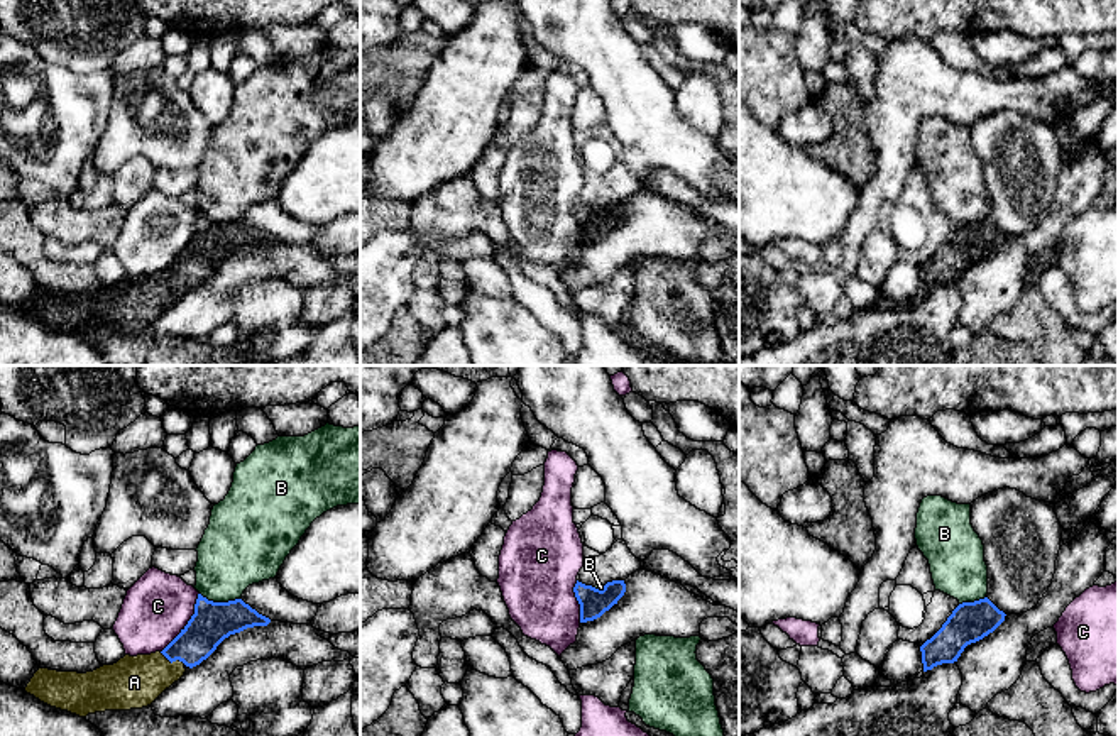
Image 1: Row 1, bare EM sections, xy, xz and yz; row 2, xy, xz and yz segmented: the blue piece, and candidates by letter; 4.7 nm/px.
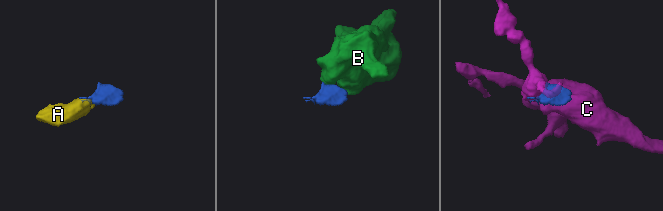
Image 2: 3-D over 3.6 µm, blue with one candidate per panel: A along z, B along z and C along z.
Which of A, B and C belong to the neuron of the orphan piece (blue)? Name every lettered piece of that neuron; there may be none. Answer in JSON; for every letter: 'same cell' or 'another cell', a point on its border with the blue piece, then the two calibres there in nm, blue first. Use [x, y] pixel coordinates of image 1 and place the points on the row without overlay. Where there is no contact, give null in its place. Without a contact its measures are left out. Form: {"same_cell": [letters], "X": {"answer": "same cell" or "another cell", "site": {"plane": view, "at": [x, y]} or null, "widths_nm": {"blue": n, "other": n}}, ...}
{"same_cell": ["A"], "A": {"answer": "same cell", "site": {"plane": "xy", "at": [173, 281]}, "widths_nm": {"blue": 190, "other": 260}}, "B": {"answer": "another cell", "site": {"plane": "xy", "at": [220, 224]}, "widths_nm": {"blue": 190, "other": 340}}, "C": {"answer": "another cell", "site": {"plane": "xy", "at": [188, 244]}, "widths_nm": {"blue": 190, "other": 320}}}

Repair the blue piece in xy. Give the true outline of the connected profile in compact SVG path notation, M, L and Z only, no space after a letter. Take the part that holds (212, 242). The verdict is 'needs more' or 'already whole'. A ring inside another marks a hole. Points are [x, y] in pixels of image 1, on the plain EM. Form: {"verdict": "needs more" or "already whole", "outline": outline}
{"verdict": "needs more", "outline": "M198 215L195 235L162 272L125 276L86 294L39 289L25 313L79 338L142 330L178 303L188 288L206 281L225 259L269 244L242 220L213 223Z"}

